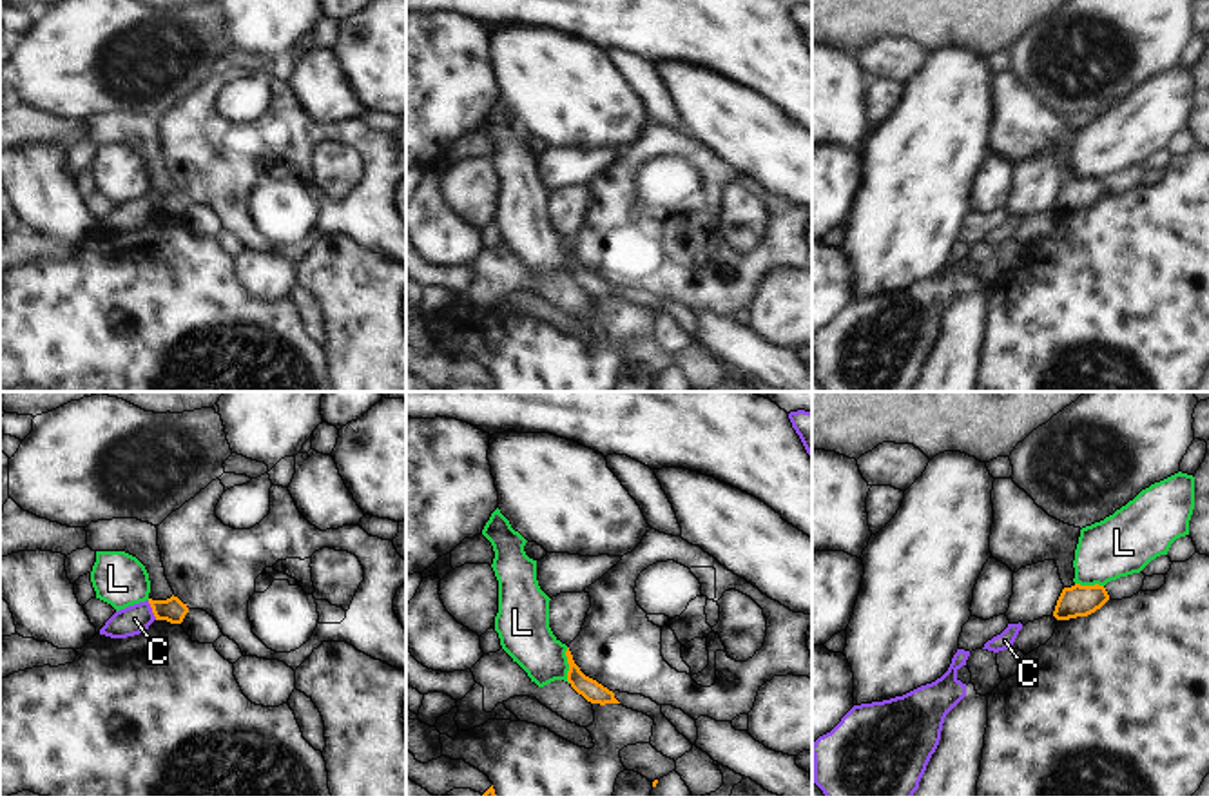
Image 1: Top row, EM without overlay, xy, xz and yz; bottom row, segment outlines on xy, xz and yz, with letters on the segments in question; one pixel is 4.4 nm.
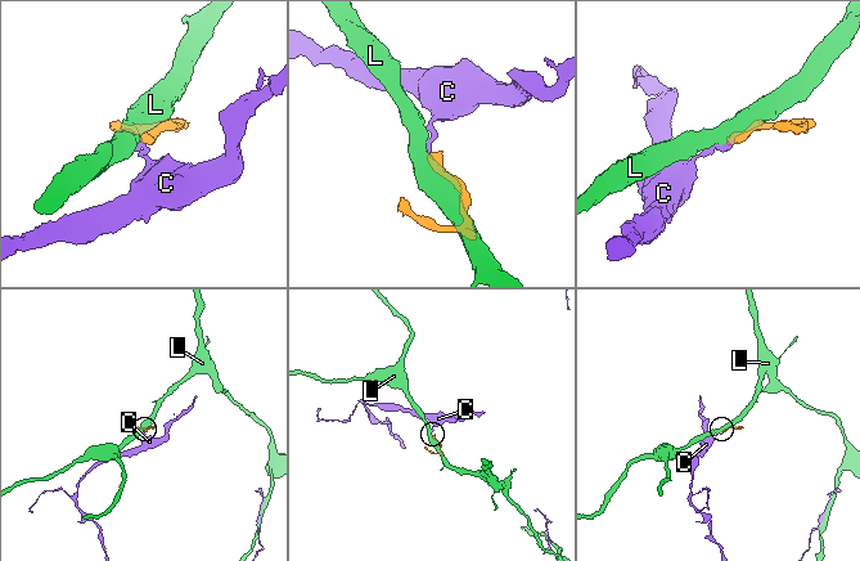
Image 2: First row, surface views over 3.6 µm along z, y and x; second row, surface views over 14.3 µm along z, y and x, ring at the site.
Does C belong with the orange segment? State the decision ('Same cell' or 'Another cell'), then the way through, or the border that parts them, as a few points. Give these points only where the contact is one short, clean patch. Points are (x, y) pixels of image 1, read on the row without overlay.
Another cell. Boundary: xy (147, 194), (156, 213).

